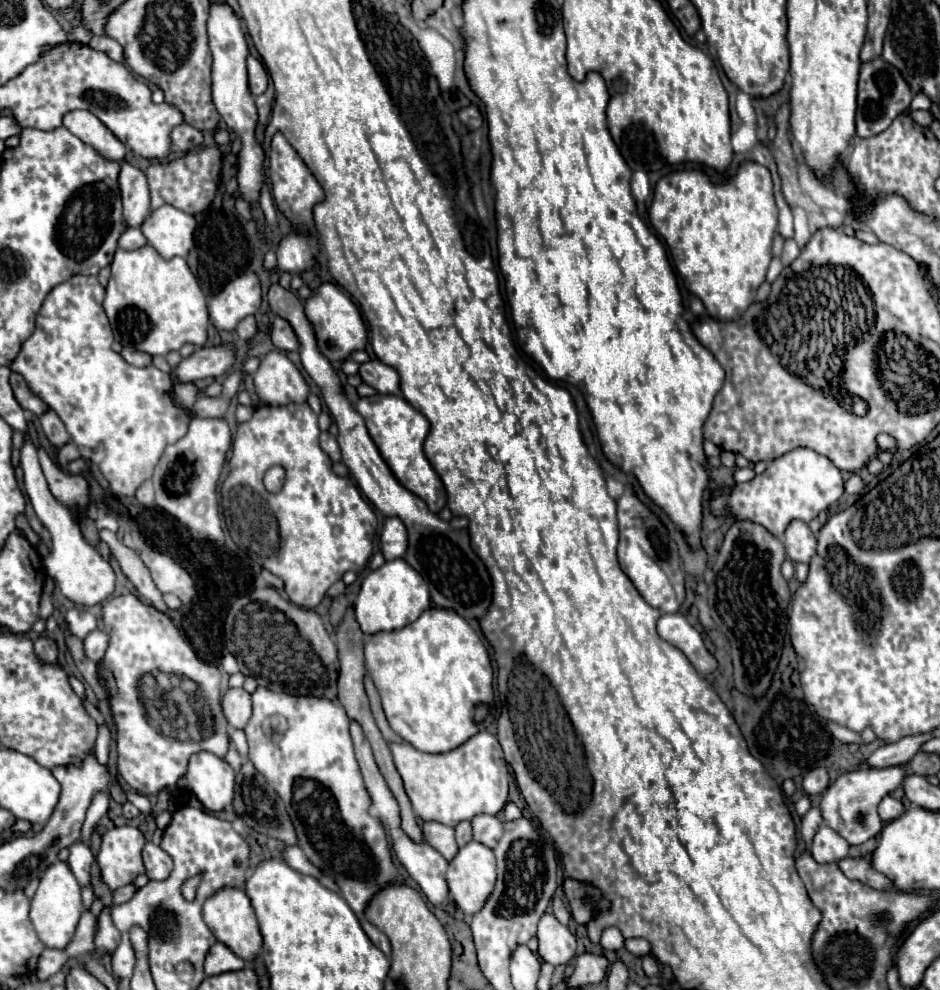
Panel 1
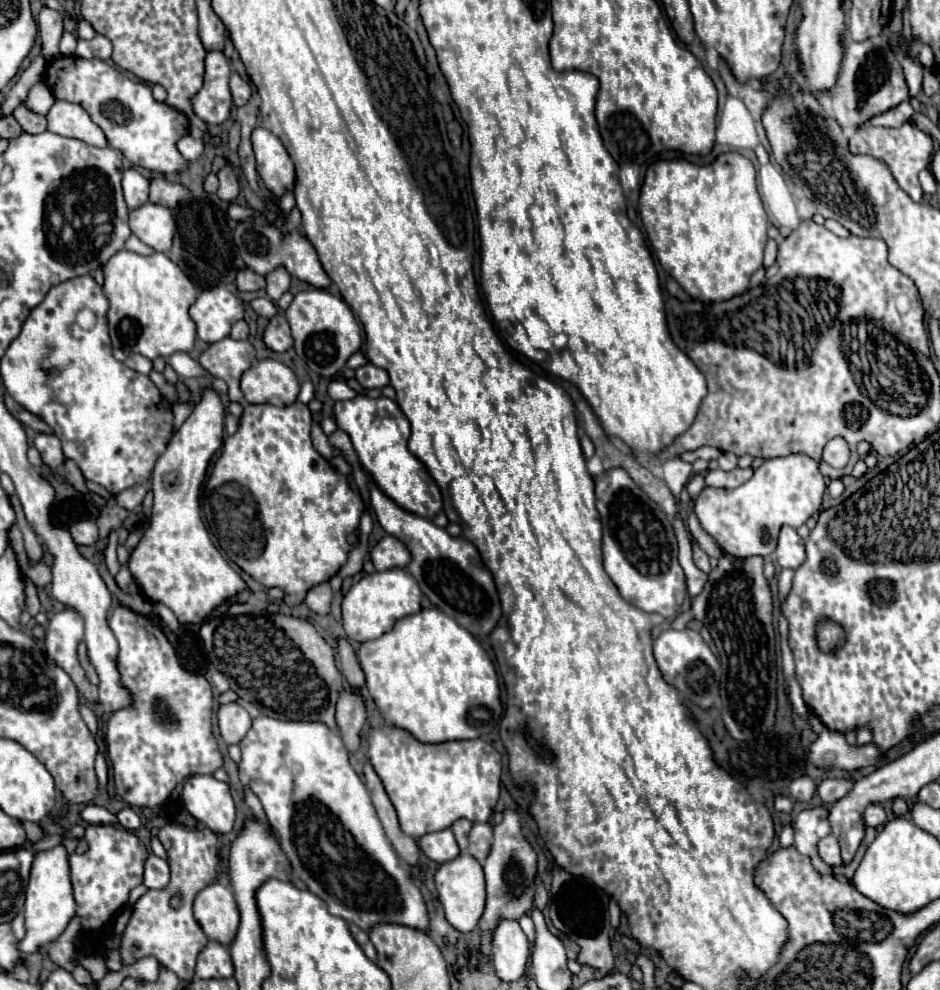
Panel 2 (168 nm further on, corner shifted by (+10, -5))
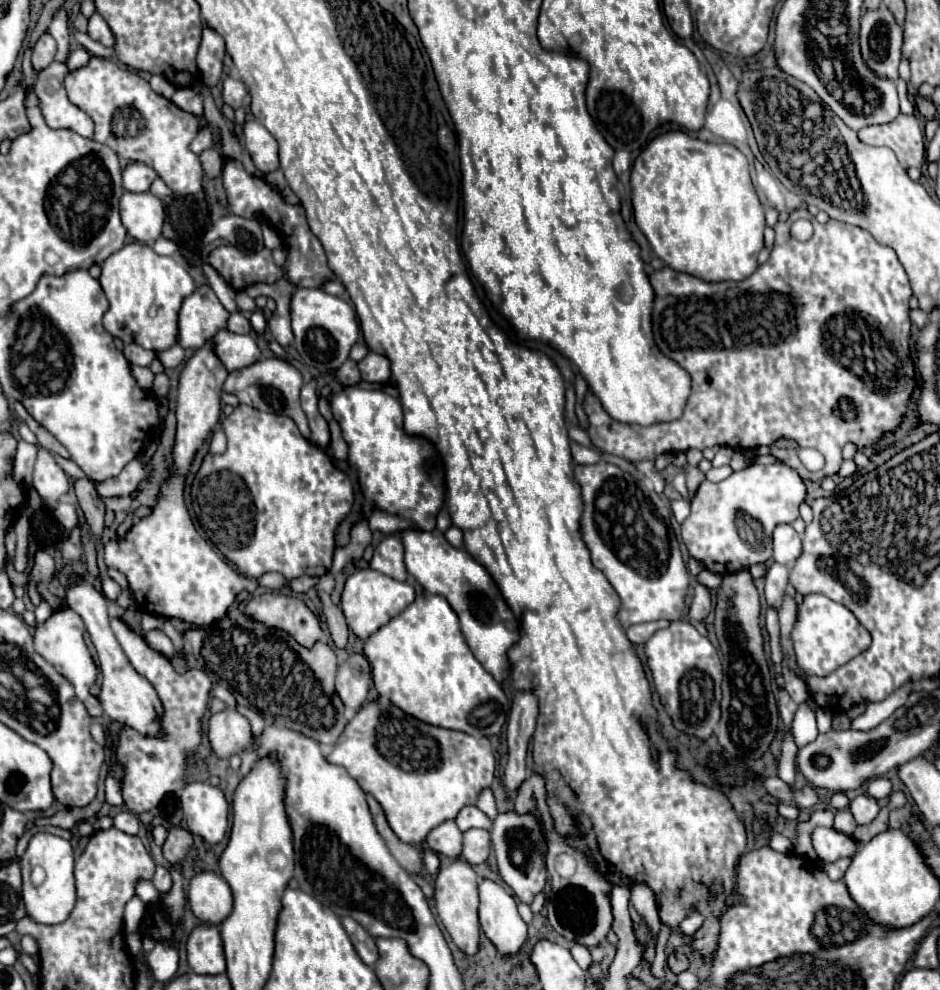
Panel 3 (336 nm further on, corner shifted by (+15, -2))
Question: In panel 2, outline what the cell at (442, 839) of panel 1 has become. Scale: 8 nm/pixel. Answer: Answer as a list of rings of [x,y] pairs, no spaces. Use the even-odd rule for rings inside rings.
[[[452,829],[428,833],[418,839],[418,845],[426,853],[426,857],[436,863],[446,863],[446,861],[452,861],[460,855],[460,847],[456,843]]]

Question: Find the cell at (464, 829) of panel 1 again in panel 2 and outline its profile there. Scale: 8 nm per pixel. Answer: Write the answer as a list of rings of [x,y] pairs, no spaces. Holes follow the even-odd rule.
[[[458,819],[458,821],[452,825],[452,831],[454,831],[456,841],[458,841],[458,845],[460,845],[462,851],[464,851],[466,845],[468,845],[466,837],[468,837],[468,831],[470,831],[470,829],[472,829],[472,821],[468,821],[468,819]]]

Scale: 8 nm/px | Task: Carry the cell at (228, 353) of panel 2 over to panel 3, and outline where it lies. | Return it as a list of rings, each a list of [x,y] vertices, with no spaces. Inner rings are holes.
[[[219,330],[213,338],[213,352],[223,362],[227,372],[241,370],[259,360],[261,352],[251,336],[233,334],[229,330]]]

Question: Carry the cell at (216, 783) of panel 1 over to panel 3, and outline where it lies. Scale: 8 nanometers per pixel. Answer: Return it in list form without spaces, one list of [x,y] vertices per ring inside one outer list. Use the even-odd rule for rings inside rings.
[[[189,782],[179,800],[187,826],[193,834],[201,836],[209,844],[217,844],[225,838],[229,828],[229,804],[217,786]]]

